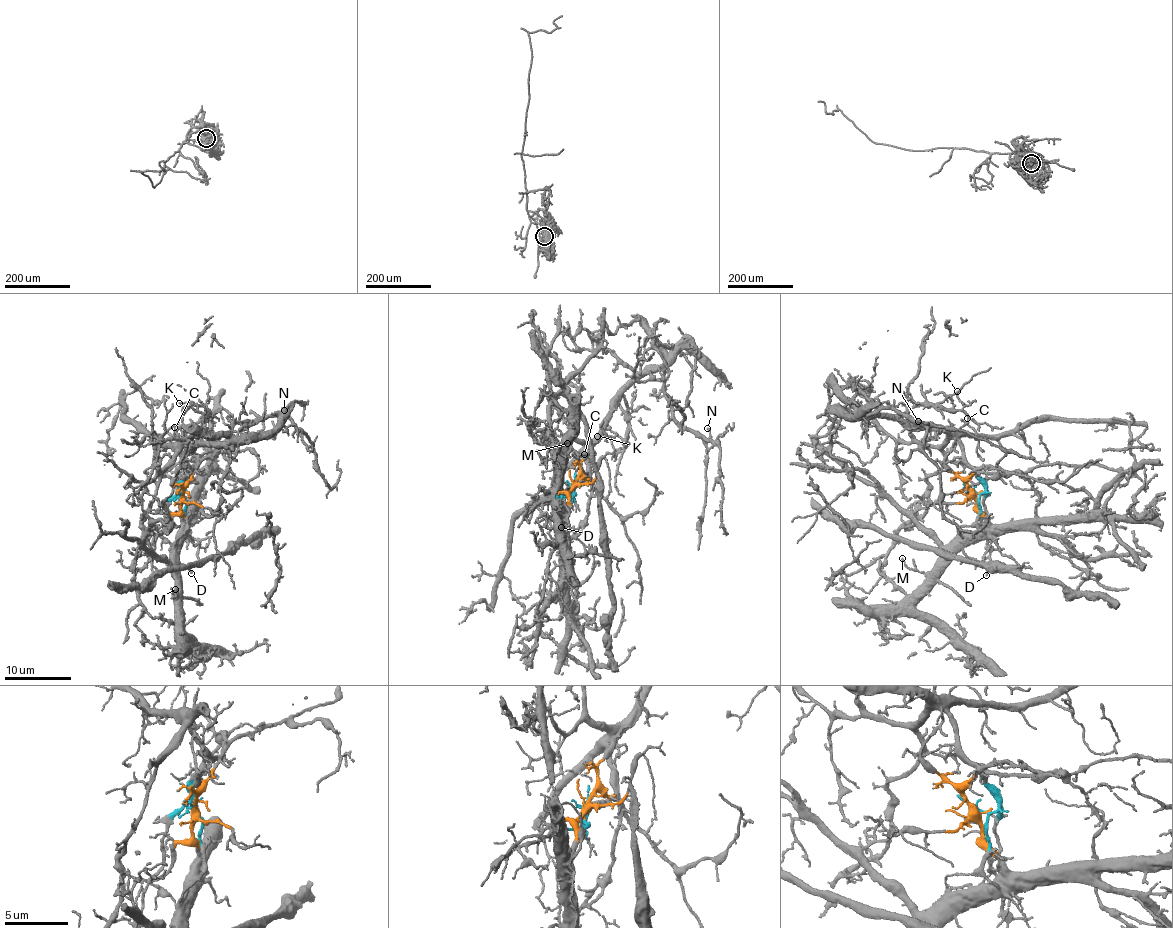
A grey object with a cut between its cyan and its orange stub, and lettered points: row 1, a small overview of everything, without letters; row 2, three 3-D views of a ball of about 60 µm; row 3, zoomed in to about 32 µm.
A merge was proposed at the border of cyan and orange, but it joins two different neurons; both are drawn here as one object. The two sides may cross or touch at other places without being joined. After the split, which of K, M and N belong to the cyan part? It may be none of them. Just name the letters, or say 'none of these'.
K, N

